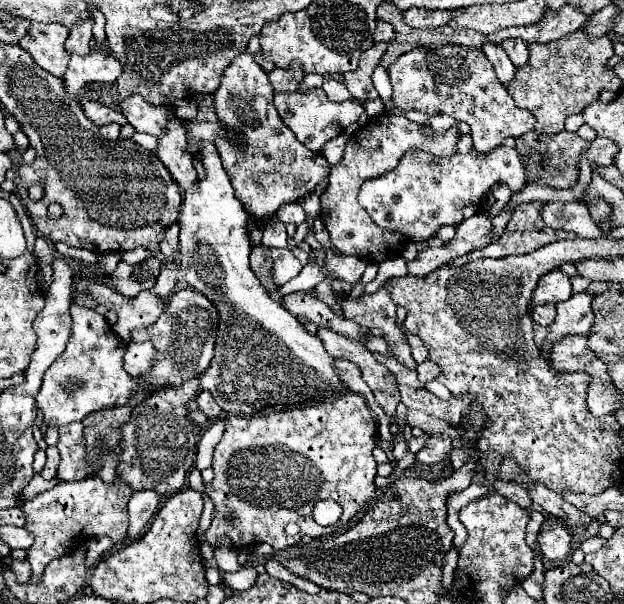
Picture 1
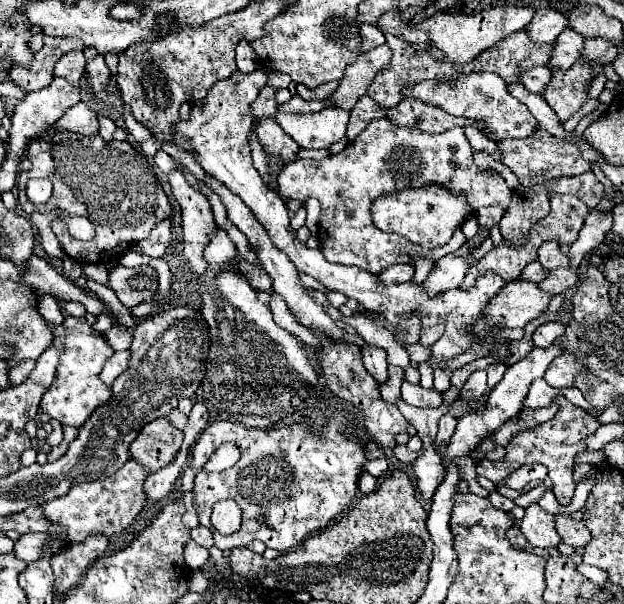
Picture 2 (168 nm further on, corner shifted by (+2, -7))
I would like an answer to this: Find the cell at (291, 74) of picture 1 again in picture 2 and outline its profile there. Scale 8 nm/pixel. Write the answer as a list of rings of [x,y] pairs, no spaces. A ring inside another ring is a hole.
[[[266,85],[262,91],[260,91],[260,95],[258,95],[258,99],[252,103],[252,113],[254,113],[254,117],[274,117],[276,115],[276,111],[278,111],[278,101],[276,101],[276,87],[270,87],[270,85]]]

